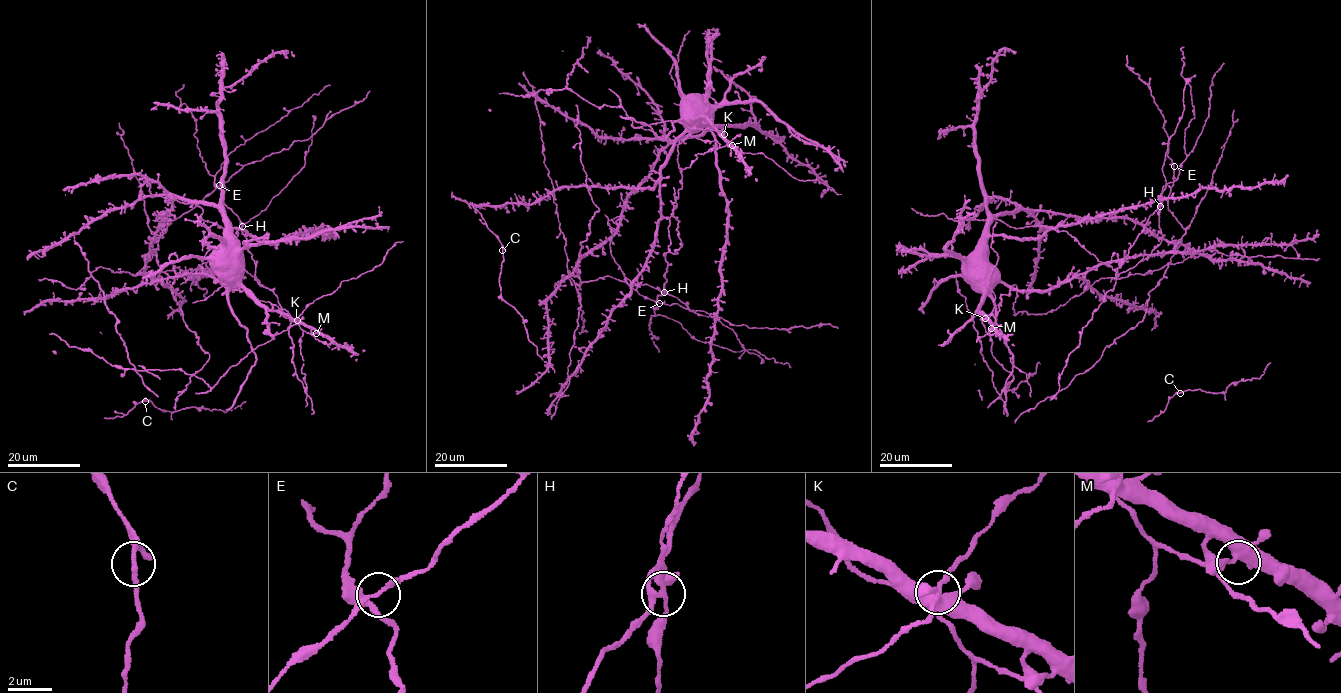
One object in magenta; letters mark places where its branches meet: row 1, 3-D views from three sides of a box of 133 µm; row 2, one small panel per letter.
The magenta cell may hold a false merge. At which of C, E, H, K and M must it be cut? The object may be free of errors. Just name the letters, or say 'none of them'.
H

